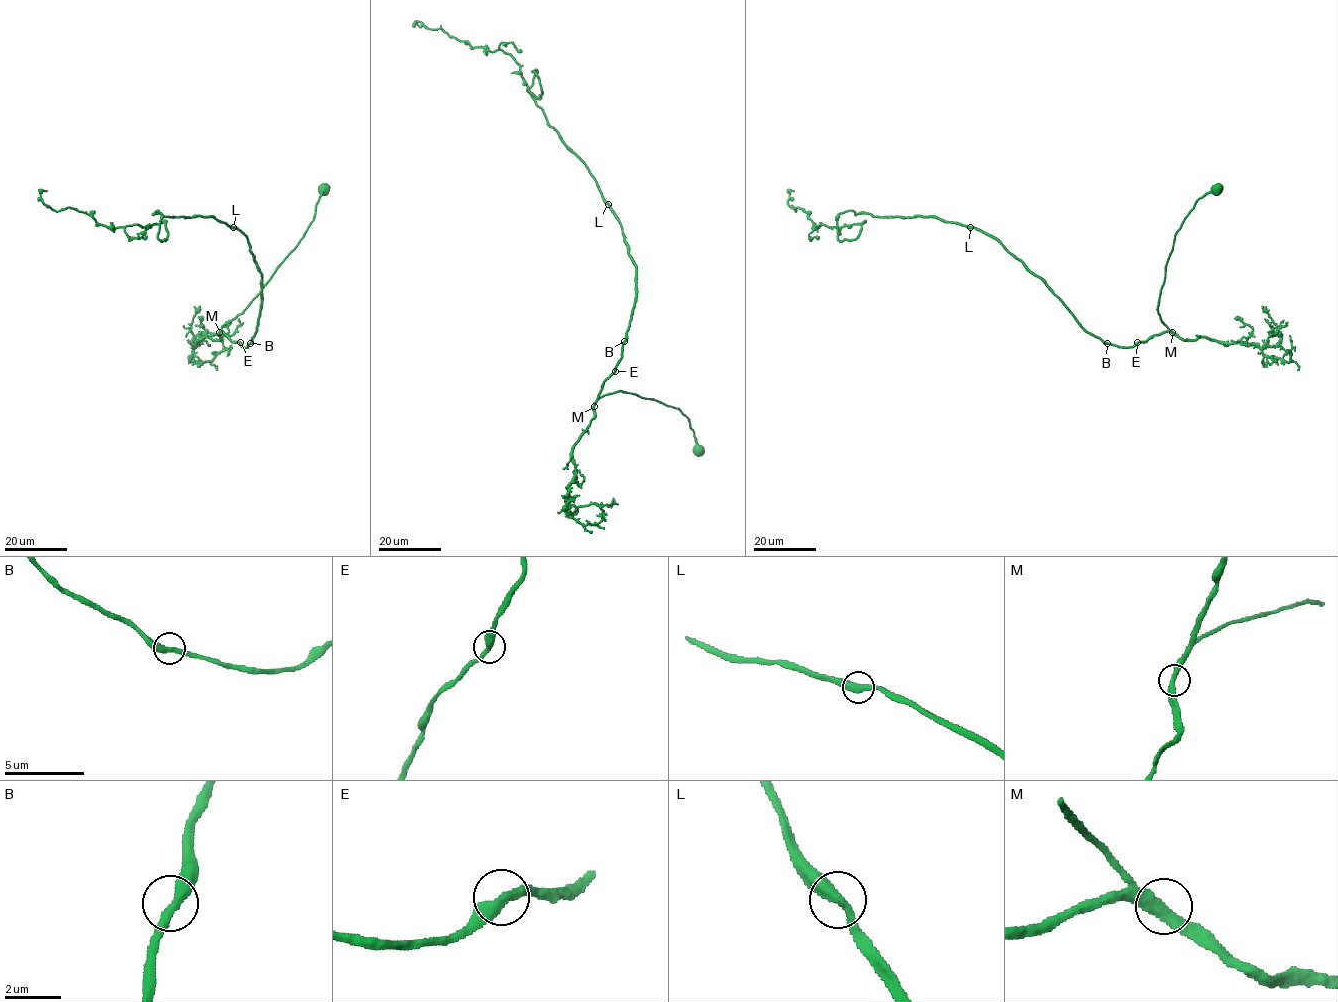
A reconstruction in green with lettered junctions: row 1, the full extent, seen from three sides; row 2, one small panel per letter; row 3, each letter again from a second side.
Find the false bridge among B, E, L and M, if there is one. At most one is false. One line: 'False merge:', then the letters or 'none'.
False merge: none

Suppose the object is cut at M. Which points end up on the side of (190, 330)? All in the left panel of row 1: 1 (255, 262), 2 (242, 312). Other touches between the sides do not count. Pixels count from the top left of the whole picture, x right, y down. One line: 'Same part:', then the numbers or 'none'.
Same part: 1

